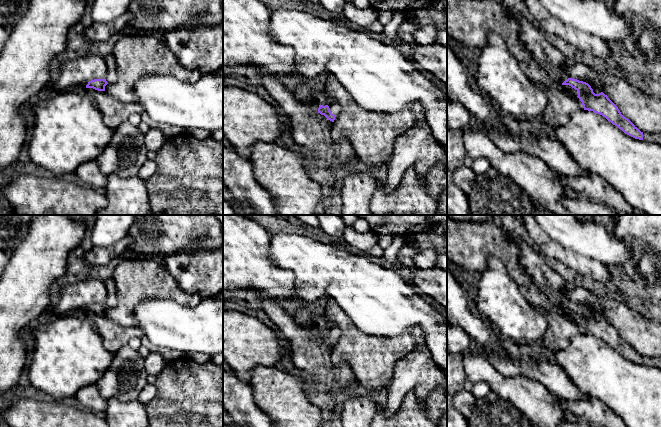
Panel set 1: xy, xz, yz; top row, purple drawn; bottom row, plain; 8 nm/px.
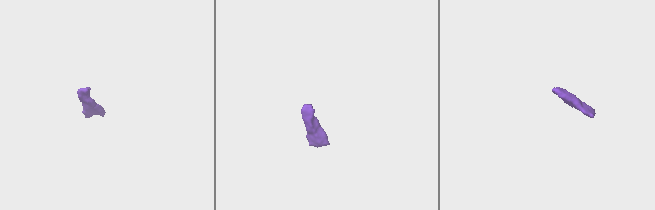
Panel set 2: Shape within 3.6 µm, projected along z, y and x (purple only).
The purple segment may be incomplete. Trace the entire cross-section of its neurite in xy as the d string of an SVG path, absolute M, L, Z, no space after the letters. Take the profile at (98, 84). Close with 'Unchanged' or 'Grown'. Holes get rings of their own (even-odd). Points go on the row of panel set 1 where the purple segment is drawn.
M113 54L104 57L107 65L107 75L105 79L94 79L88 82L86 88L93 88L98 91L105 91L105 86L116 80L117 65Z. Grown

